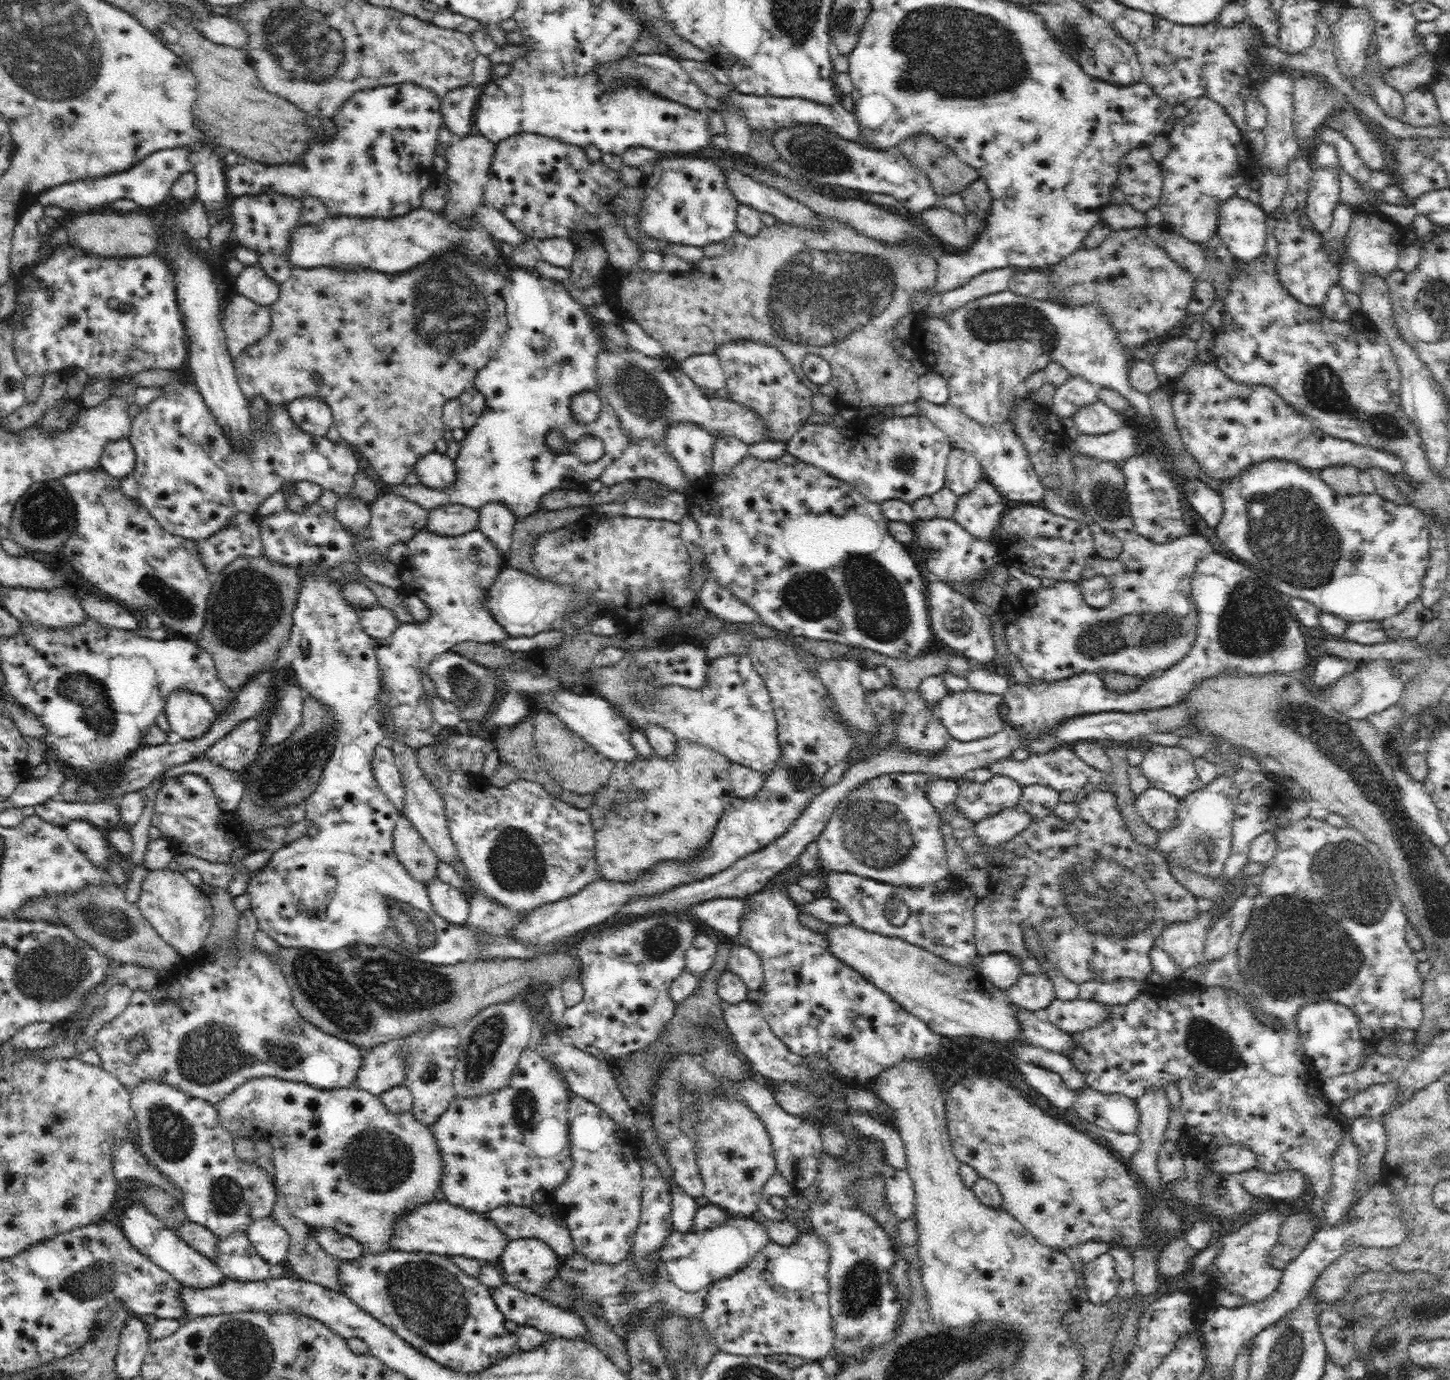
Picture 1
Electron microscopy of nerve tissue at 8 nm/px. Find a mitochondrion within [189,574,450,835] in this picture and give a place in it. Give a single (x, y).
(291, 767)

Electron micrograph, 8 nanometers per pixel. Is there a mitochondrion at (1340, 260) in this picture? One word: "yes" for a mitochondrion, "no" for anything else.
no

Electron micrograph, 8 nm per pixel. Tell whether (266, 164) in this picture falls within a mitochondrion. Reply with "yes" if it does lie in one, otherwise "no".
no

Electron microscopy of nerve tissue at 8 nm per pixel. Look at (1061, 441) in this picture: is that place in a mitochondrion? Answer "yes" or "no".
no

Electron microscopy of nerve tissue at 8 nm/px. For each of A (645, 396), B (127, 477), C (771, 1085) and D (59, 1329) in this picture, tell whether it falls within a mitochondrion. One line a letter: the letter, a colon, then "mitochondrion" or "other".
A: mitochondrion
B: other
C: other
D: other

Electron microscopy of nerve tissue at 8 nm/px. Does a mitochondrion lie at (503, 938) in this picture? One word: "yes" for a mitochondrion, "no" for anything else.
no

